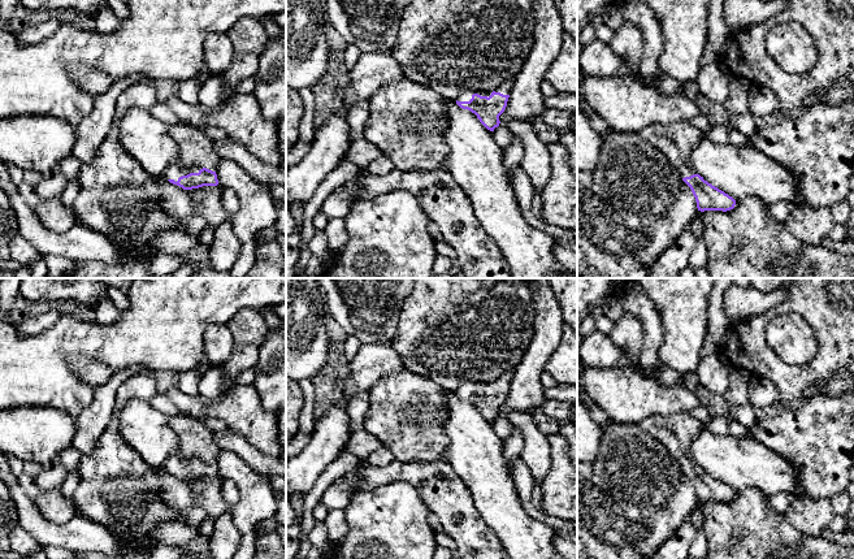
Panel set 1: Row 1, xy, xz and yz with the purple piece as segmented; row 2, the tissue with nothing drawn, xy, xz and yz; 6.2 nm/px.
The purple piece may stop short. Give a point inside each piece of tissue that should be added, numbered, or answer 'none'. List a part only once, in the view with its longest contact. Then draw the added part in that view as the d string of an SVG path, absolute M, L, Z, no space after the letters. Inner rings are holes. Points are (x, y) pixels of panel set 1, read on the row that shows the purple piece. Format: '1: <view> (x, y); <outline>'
1: xy (196, 151); M185 122L170 125L168 129L178 146L179 157L165 170L166 179L177 182L179 177L199 173L203 168L216 172L221 156L207 134Z

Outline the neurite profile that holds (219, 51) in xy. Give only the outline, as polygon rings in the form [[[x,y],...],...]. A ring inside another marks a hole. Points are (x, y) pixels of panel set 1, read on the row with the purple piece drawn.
[[[211,34],[204,40],[204,64],[212,75],[221,75],[233,56],[234,47],[227,34]]]

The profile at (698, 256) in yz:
[[[698,211],[697,214],[693,217],[689,225],[689,230],[693,233],[697,242],[695,248],[693,250],[689,257],[689,266],[692,266],[693,269],[703,268],[706,266],[707,250],[702,237],[703,224],[701,218],[701,211]]]

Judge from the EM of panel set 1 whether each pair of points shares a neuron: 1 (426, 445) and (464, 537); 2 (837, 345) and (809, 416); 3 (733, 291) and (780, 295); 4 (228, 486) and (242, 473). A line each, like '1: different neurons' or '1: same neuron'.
1: different neurons
2: different neurons
3: same neuron
4: different neurons

